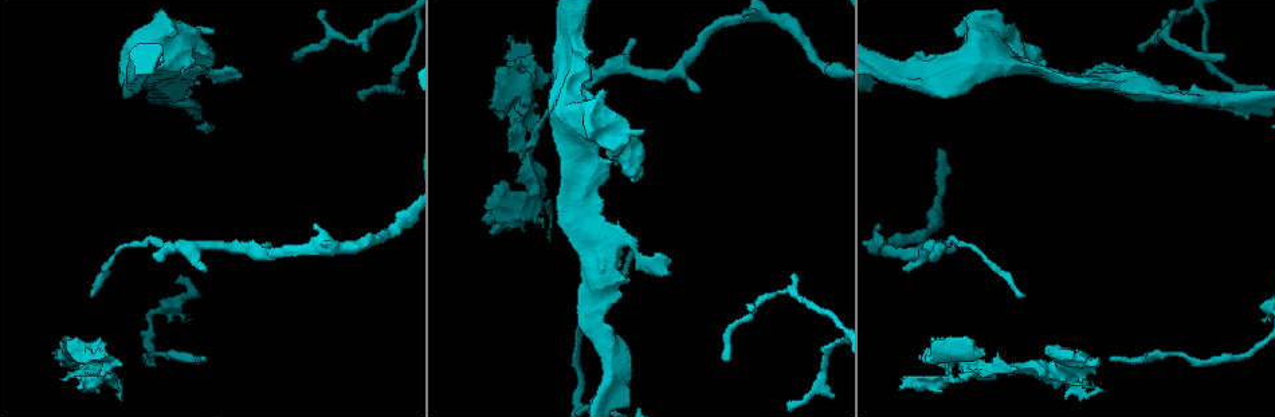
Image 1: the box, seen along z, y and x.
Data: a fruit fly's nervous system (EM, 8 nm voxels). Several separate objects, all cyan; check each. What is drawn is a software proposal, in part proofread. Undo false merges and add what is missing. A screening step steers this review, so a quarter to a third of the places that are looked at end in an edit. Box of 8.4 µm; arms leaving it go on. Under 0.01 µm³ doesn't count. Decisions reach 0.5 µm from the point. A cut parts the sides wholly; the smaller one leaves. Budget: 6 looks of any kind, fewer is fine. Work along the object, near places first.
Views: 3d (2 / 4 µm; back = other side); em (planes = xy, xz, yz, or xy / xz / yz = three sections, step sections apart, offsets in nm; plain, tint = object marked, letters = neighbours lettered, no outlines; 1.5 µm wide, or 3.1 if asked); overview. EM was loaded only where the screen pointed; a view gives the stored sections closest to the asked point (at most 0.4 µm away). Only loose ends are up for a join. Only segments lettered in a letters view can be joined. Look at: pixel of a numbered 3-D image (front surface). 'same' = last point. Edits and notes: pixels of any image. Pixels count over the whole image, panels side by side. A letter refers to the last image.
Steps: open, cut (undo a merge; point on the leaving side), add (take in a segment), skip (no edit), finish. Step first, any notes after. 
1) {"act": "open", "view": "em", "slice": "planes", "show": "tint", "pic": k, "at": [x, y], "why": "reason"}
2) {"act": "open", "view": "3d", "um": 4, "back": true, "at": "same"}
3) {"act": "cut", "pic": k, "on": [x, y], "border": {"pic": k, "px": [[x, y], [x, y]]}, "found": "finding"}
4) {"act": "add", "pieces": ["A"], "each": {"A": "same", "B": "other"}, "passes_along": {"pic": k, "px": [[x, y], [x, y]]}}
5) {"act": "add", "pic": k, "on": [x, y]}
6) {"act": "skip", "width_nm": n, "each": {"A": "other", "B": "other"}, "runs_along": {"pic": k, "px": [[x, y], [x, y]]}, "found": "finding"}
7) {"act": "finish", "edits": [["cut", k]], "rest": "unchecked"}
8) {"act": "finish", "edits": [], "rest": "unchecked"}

{"act": "open", "view": "3d", "um": 4, "pic": 1, "at": [576, 61], "why": "closes a loop"}

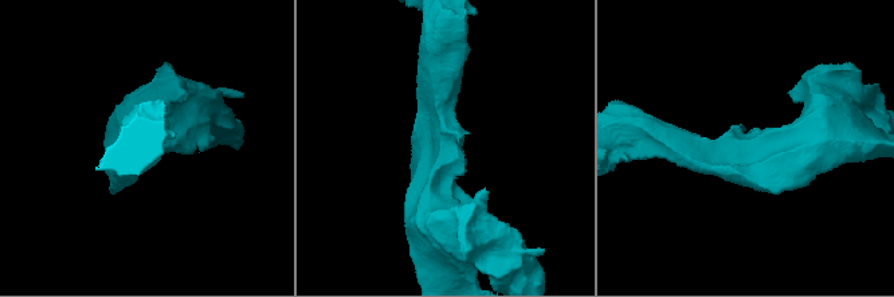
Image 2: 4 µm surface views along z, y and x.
{"act": "open", "view": "em", "slice": "planes", "show": "plain", "pic": 2, "at": [442, 142]}

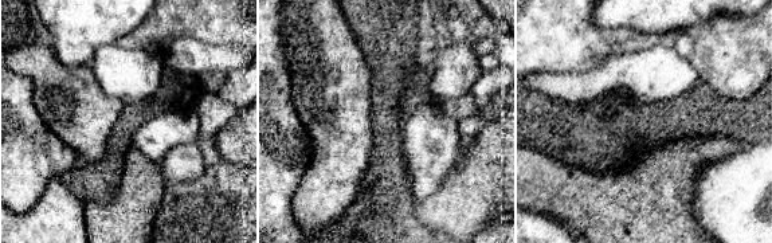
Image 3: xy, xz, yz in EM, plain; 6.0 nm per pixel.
{"act": "open", "view": "em", "slice": "planes", "show": "letters", "at": "same"}

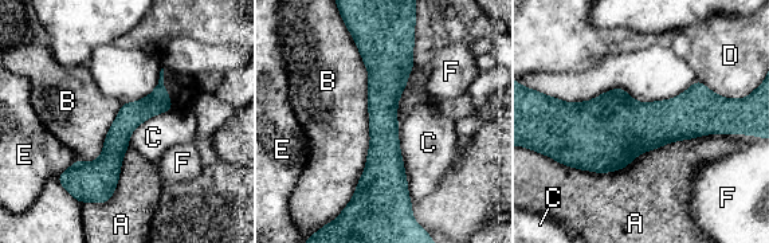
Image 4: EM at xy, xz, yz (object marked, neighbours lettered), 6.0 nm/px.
{"act": "skip", "each": {"A": "other", "B": "other", "C": "other", "D": "other", "E": "other", "F": "other"}, "runs_along": {"pic": 4, "px": [[377, 50], [391, 211]]}, "found": "all the same neuron"}

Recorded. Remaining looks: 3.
{"act": "open", "view": "em", "slice": "xy", "step": 8, "show": "tint", "pic": 1, "at": [194, 44], "why": "thick turns thin"}

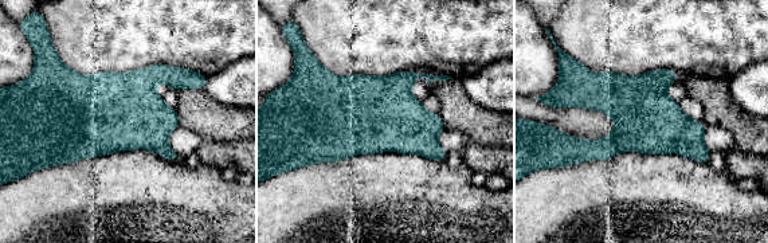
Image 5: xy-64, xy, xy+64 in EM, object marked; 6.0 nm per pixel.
{"act": "open", "view": "em", "slice": "planes", "show": "letters", "at": "same"}

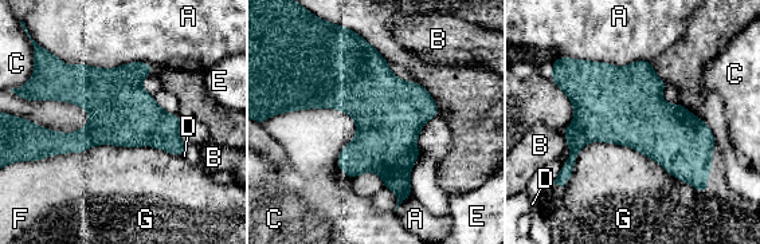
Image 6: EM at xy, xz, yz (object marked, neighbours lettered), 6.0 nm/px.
{"act": "skip", "each": {"A": "other", "B": "other", "C": "other", "D": "other", "E": "other", "F": "other", "G": "other"}, "found": "continuous, no second neuron"}

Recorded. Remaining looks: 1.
{"act": "finish", "edits": [], "rest": "unchecked"}

